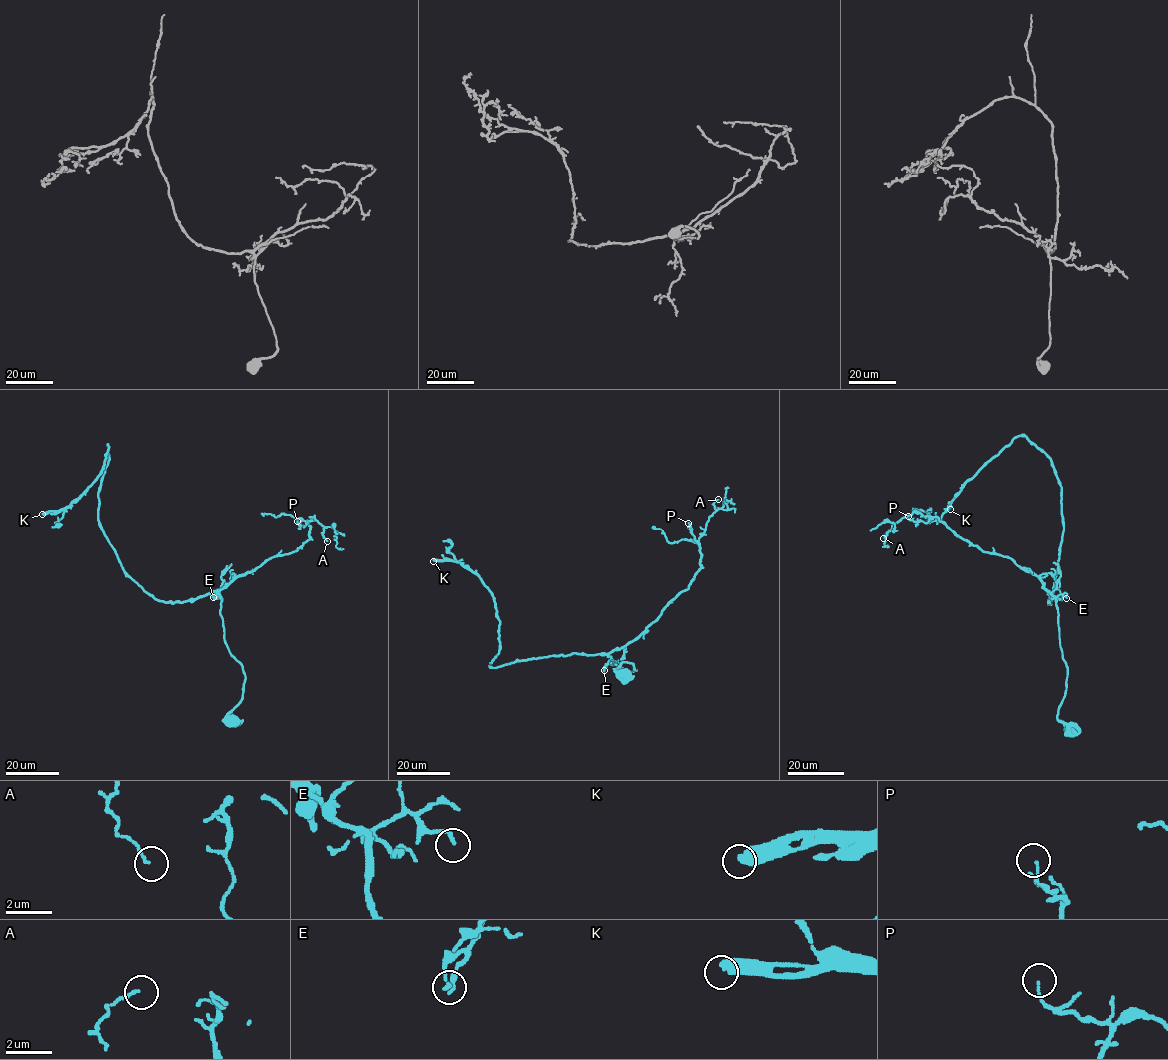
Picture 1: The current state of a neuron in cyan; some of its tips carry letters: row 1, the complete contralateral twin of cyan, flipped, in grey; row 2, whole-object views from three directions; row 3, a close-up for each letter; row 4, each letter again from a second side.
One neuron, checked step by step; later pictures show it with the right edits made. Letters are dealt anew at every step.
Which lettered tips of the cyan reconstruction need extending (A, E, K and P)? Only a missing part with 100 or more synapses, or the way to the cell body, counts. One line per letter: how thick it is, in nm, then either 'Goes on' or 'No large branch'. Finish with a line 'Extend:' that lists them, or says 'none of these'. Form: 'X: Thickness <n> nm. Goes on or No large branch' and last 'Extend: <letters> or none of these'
A: Thickness 110 nm. No large branch
E: Thickness 150 nm. No large branch
K: Thickness 500 nm. Goes on
P: Thickness 80 nm. No large branch
Extend: K

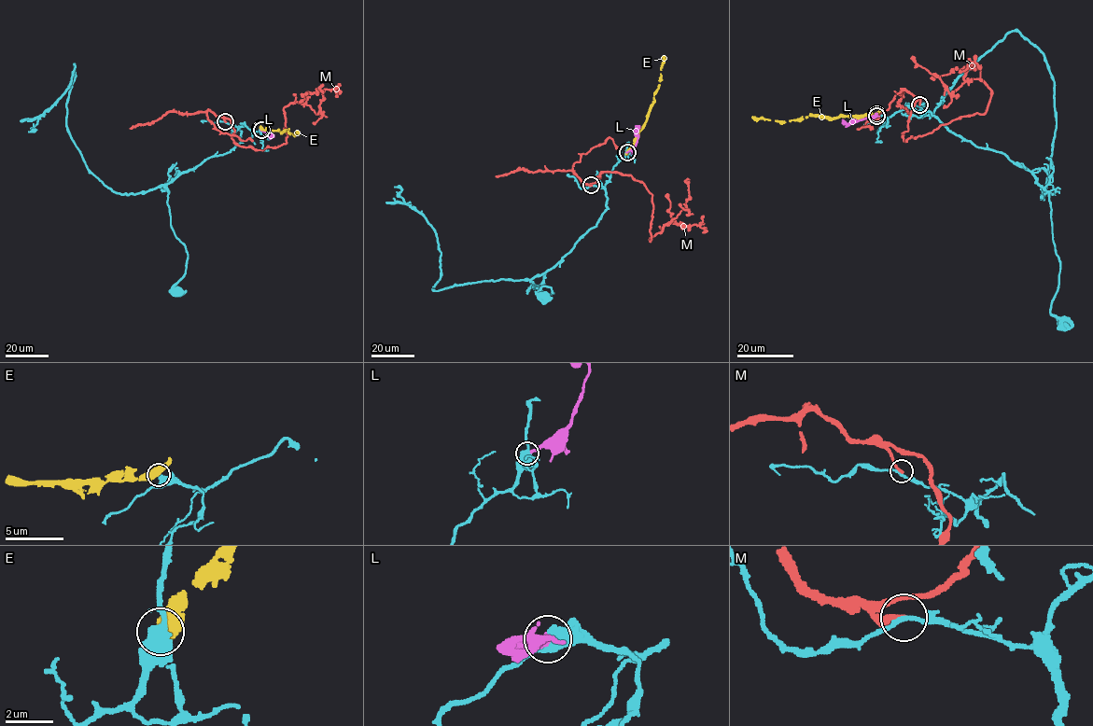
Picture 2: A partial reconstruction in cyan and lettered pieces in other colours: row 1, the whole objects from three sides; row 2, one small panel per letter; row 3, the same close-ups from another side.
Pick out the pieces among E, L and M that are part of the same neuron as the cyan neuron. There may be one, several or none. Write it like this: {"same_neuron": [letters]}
{"same_neuron": []}

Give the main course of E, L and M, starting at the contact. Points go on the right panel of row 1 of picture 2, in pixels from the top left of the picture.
E: (876, 114), (822, 118), (809, 115), (779, 122), (751, 117)
L: (876, 116), (847, 124), (842, 119)
M: (919, 104), (906, 141), (983, 114), (991, 90), (967, 80), (951, 95), (912, 56)

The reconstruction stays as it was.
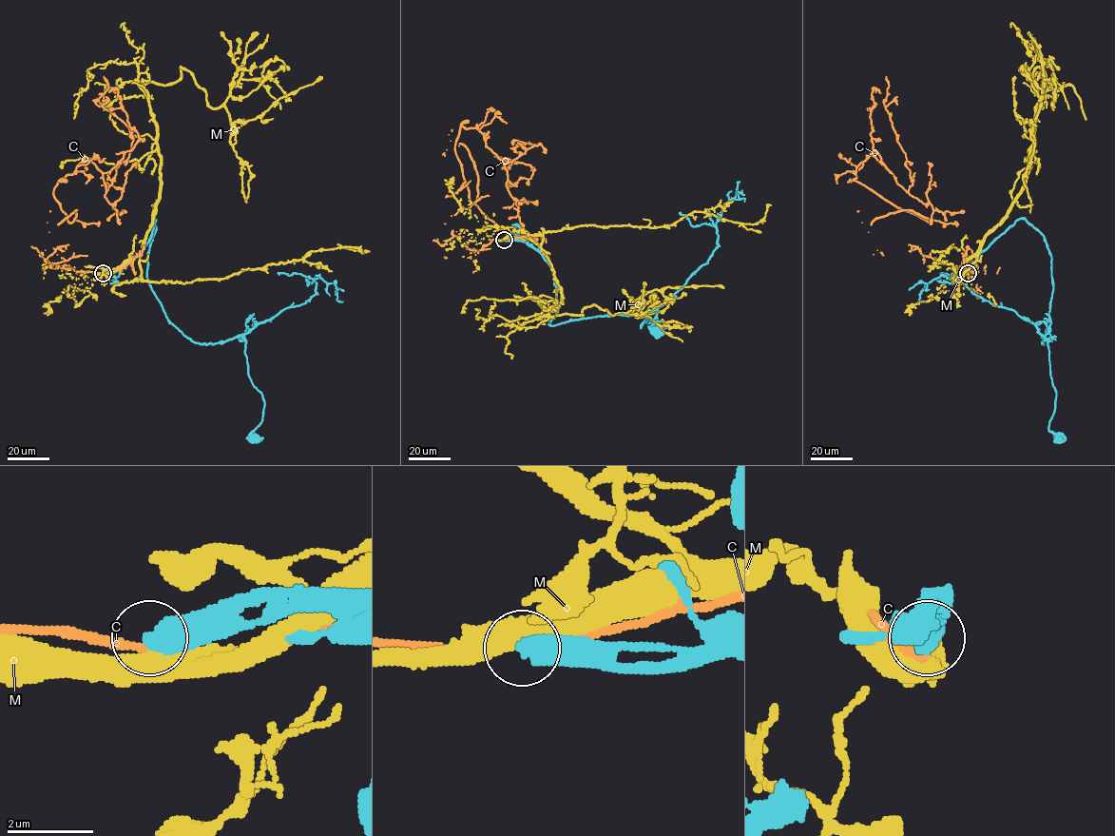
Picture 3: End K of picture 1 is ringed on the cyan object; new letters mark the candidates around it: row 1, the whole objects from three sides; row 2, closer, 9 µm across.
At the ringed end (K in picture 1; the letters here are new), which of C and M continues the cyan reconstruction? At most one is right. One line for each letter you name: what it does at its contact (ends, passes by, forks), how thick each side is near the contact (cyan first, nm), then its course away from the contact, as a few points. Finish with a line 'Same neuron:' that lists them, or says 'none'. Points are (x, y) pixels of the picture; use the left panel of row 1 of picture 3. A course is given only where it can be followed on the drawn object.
Same neuron: none

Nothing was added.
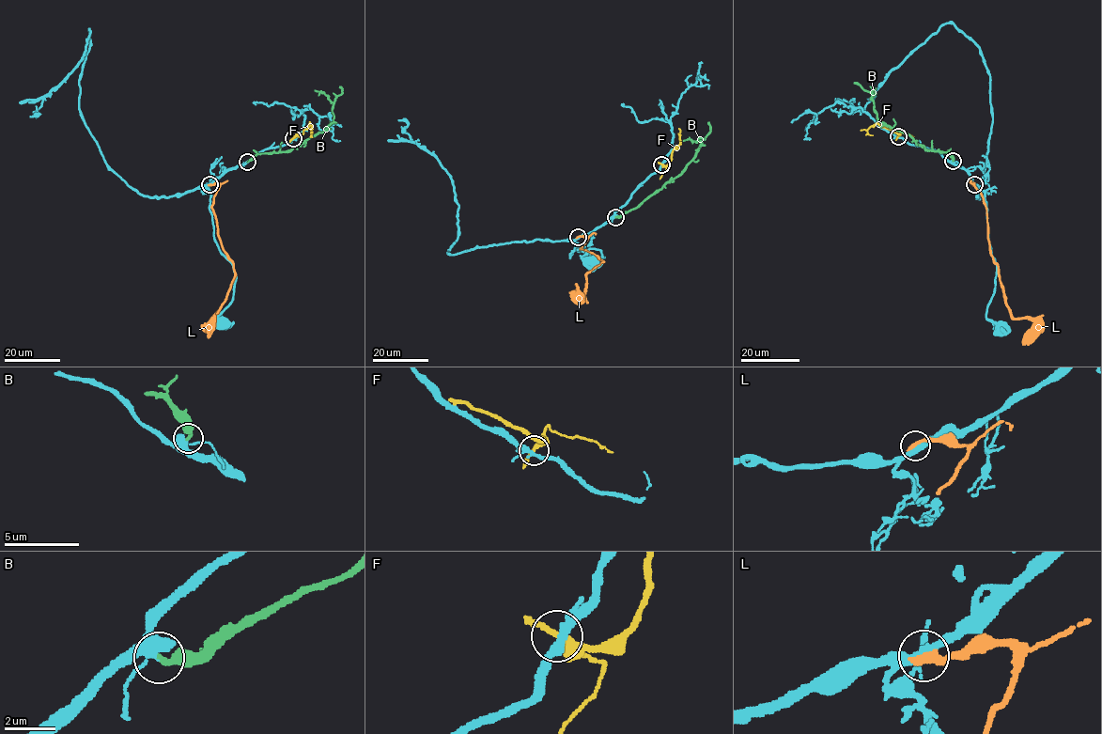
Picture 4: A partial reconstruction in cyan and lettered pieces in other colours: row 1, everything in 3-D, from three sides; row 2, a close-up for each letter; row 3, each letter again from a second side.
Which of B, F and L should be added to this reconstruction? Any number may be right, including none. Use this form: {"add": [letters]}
{"add": ["B"]}

